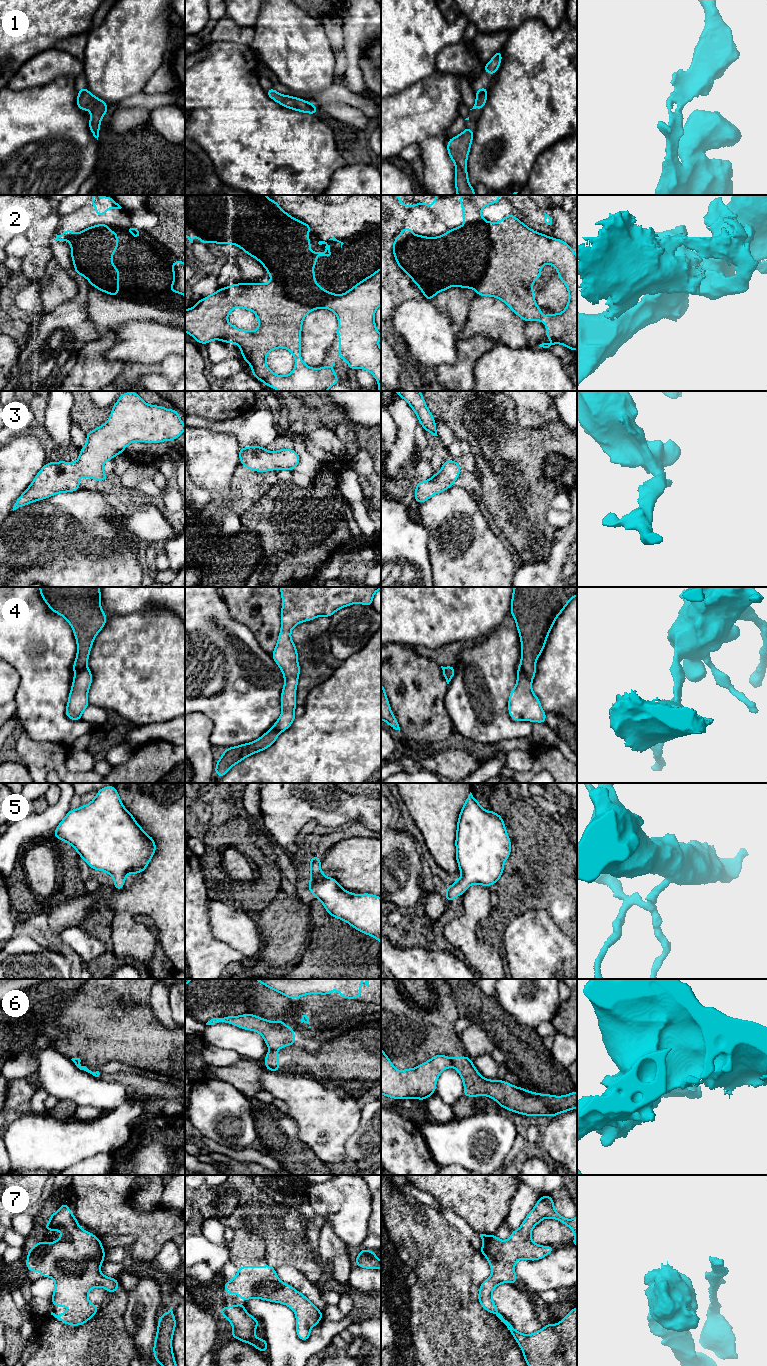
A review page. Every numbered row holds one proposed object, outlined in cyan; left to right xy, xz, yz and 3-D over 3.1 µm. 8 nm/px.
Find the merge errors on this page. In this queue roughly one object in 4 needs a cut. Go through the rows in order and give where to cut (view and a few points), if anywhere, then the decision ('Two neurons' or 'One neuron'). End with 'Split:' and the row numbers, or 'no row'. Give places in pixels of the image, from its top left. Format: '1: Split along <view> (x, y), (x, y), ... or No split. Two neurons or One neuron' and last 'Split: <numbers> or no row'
1: No split. One neuron
2: Split along xz (272, 276), (289, 289), (305, 272), (324, 299), (335, 296). Two neurons
3: No split. One neuron
4: Split along yz (519, 665), (531, 682). Two neurons
5: No split. One neuron
6: Split along yz (450, 1059), (453, 1065). Two neurons
7: No split. One neuron
Split: 2, 4, 6

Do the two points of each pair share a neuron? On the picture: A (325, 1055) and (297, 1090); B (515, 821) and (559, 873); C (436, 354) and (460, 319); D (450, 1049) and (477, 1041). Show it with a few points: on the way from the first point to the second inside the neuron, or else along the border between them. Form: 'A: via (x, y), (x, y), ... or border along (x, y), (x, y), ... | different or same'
A: border along (284, 1072), (307, 1075), (323, 1083) | different
B: via (528, 834), (540, 846), (542, 856), (546, 860) | same
C: border along (445, 312), (457, 328) | different
D: border along (459, 1036), (465, 1054), (472, 1061) | different

